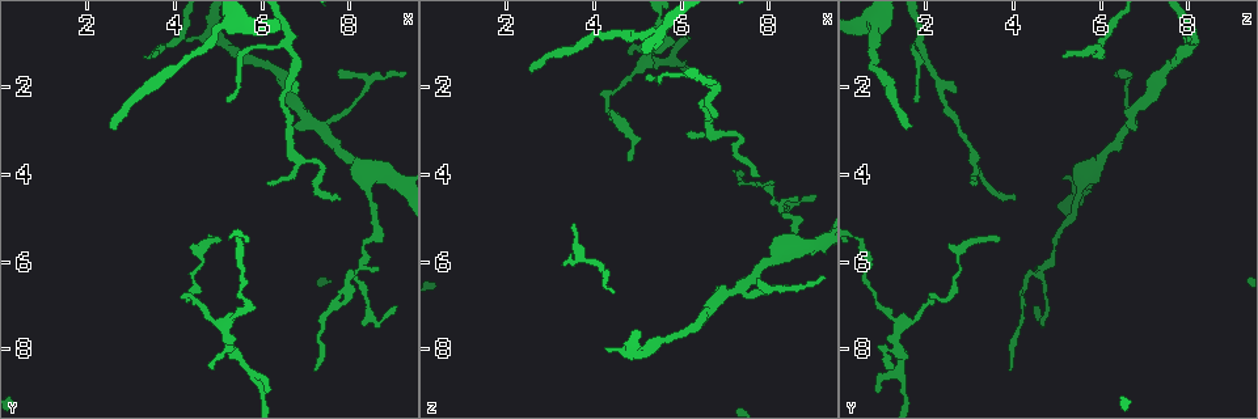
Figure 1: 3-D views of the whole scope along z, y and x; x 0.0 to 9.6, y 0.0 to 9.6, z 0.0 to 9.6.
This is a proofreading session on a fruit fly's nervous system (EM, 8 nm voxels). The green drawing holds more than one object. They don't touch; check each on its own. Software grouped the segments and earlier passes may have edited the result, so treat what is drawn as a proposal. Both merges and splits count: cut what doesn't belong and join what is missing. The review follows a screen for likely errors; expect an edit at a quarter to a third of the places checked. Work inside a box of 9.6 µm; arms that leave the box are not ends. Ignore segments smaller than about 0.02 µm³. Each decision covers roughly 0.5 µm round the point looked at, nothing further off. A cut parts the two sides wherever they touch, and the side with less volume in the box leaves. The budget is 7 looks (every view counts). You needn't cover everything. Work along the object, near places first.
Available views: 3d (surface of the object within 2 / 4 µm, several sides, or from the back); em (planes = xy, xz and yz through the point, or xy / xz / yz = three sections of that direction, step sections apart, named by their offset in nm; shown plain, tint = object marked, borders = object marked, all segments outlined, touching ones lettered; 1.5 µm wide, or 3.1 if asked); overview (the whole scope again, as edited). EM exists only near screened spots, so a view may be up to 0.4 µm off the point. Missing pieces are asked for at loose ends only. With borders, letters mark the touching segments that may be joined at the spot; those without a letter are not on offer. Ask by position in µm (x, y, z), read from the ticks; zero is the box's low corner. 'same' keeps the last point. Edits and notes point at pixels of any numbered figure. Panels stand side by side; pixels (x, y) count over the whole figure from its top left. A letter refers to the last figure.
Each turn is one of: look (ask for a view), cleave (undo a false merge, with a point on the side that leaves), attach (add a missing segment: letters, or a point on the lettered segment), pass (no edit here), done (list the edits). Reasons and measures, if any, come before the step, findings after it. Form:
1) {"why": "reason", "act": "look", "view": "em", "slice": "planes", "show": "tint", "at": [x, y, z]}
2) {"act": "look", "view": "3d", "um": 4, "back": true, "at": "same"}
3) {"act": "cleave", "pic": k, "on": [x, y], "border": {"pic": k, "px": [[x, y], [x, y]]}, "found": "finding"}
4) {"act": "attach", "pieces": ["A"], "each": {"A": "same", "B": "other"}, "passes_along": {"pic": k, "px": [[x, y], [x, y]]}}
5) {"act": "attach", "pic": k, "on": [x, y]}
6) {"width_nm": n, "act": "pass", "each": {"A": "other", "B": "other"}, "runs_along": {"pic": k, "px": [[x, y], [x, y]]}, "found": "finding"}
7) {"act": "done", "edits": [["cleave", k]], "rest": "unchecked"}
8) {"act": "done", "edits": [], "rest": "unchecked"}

{"why": "tapers out", "act": "look", "view": "em", "slice": "planes", "show": "tint", "at": [9.10, 7.00, 4.45]}

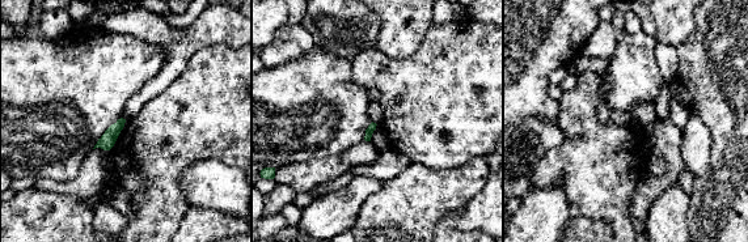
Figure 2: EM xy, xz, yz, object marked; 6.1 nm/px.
{"why": "see the neighbours", "act": "look", "view": "em", "slice": "planes", "show": "borders", "at": "same"}

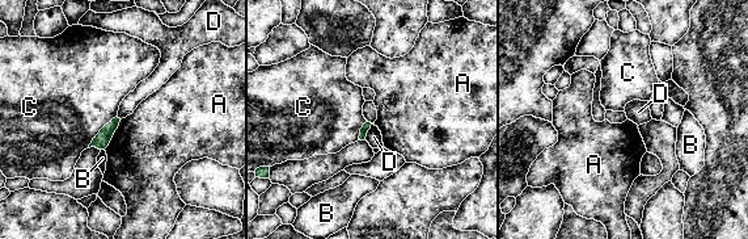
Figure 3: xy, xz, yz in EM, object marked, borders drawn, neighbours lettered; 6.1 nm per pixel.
{"act": "pass", "each": {"A": "other", "B": "other", "C": "other", "D": "other"}, "border": {"pic": 3, "px": [[121, 120], [105, 151]]}, "found": "none of them fits"}

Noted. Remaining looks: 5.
{"why": "an open end", "act": "look", "view": "em", "slice": "xy", "step": 8, "show": "borders", "at": [7.25, 8.50, 3.95]}

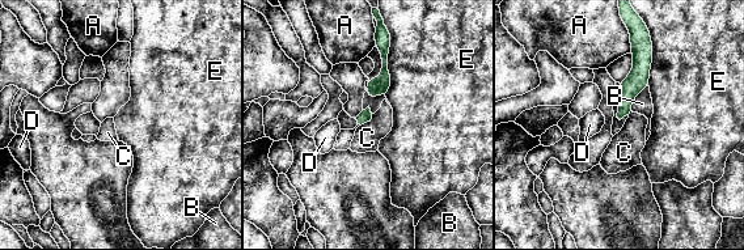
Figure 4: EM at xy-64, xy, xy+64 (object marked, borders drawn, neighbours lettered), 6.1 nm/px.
{"act": "pass", "each": {"A": "other", "B": "other", "C": "other", "D": "other", "E": "other"}, "runs_along": {"pic": 4, "px": [[634, 47], [639, 77], [621, 113]]}, "found": "no lettered segment goes on from it"}

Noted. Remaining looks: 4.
{"act": "look", "view": "3d", "um": 4, "at": [7.80, 4.50, 4.05]}

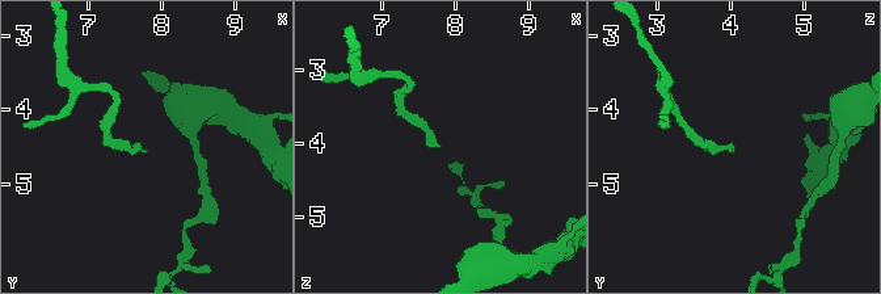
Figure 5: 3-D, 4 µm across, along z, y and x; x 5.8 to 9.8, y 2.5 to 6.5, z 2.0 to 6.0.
{"act": "look", "view": "em", "slice": "planes", "show": "borders", "at": [7.75, 4.50, 4.10]}

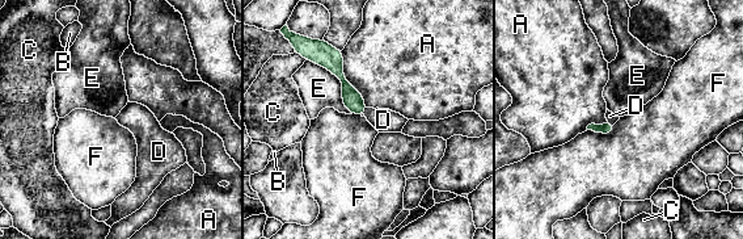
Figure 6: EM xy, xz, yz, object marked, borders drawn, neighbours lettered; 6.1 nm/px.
{"act": "attach", "pieces": ["D"], "each": {"A": "other", "B": "other", "C": "other", "D": "same", "E": "other", "F": "other"}, "passes_along": {"pic": 6, "px": [[353, 100], [364, 112], [383, 120]]}, "found": "it goes on there"}

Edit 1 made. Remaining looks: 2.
{"act": "done", "edits": [["attach", 6]], "rest": "unchecked"}

